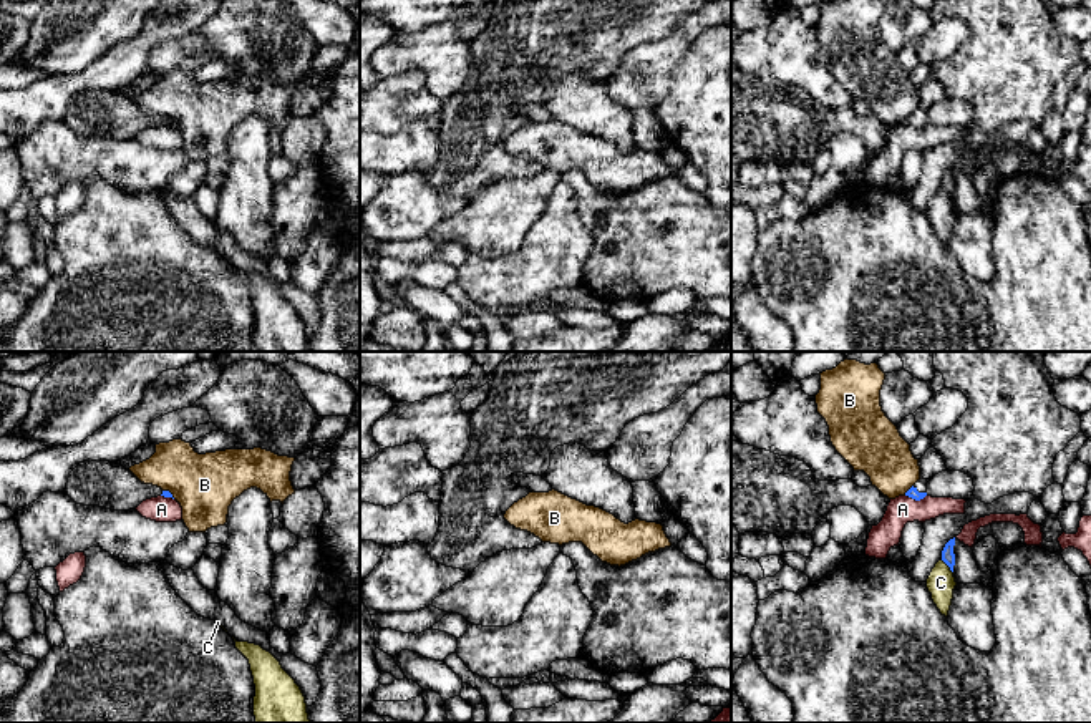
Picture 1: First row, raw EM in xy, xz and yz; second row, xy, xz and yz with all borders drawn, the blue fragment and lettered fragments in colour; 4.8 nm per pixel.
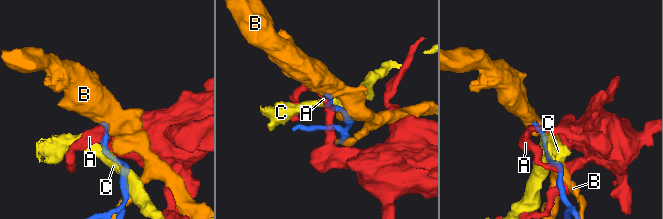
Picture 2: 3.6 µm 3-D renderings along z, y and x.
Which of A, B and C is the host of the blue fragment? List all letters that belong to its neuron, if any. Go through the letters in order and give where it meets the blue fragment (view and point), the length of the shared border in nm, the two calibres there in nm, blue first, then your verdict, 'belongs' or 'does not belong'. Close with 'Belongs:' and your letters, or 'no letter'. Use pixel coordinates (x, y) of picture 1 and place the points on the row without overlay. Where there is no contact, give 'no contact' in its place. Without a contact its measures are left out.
A: meets blue in yz at (916, 128); contact 100 nm long; 50 nm thick on the blue side, 140 nm on the other; does not belong
B: meets blue in yz at (909, 118); contact 70 nm long; 50 nm thick on the blue side, 260 nm on the other; does not belong
C: meets blue in yz at (947, 193); contact 90 nm long; 60 nm thick on the blue side, 140 nm on the other; does not belong
Belongs: no letter

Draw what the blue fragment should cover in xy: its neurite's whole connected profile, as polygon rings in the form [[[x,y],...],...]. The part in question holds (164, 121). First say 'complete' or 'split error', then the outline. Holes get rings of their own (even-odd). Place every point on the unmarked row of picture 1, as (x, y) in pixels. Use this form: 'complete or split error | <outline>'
split error | [[[83,90],[68,106],[65,123],[81,134],[99,134],[111,139],[136,138],[143,129],[169,119],[141,111],[129,98],[109,90]]]

